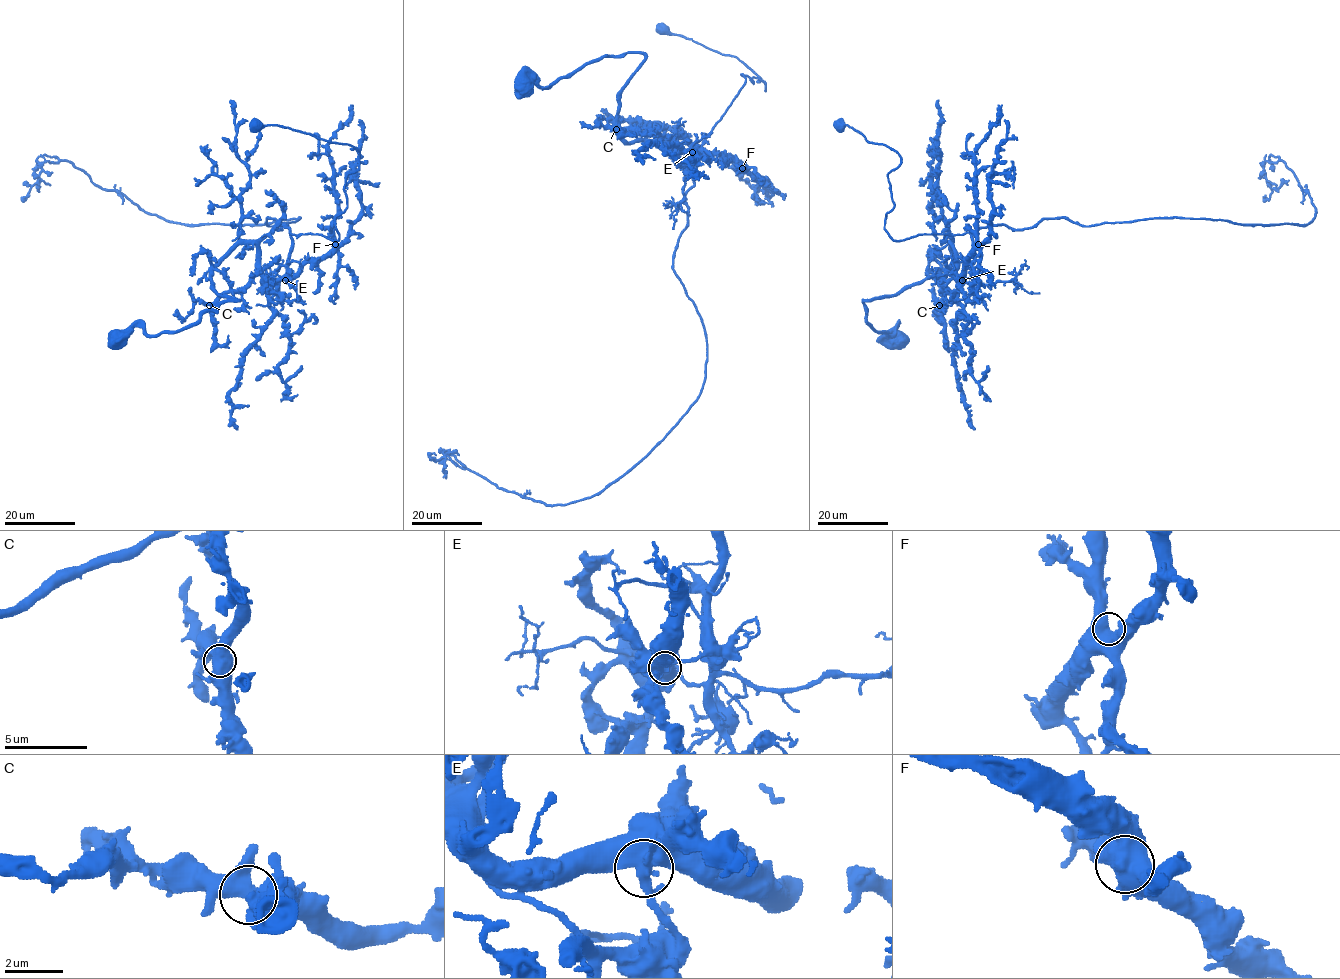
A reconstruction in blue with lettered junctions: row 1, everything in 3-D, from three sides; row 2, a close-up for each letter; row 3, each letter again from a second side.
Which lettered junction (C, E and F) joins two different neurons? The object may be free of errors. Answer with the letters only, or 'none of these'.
E

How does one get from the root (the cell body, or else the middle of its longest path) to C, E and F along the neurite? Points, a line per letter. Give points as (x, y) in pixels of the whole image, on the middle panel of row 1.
C: (522, 83), (547, 87), (603, 56), (641, 53), (617, 115), (620, 129), (636, 132), (616, 129)
E: (522, 83), (547, 87), (603, 56), (641, 53), (619, 95), (619, 128), (661, 134), (673, 150), (692, 152)
F: (522, 83), (547, 87), (603, 56), (641, 53), (619, 128), (742, 168)

